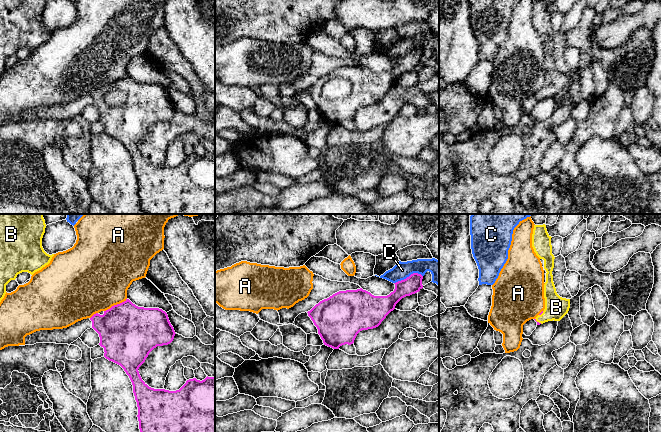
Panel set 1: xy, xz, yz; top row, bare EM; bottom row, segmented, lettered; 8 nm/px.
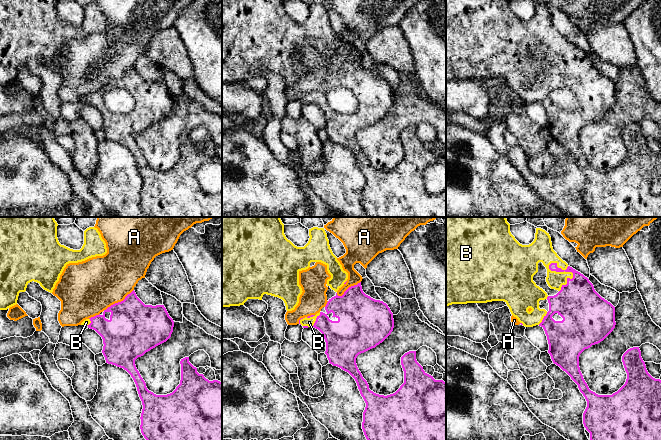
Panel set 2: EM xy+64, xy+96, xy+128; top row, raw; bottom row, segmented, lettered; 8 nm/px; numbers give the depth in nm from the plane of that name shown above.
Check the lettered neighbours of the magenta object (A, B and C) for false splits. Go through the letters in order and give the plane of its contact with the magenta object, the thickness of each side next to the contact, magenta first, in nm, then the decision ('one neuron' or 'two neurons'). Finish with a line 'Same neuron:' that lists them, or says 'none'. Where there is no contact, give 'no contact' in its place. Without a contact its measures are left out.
A: meets magenta in xy; 460 nm thick on the magenta side, 480 nm on the other; two neurons
B: meets magenta in yz; 20 nm thick on the magenta side, 190 nm on the other; one neuron
C: meets magenta in xz; 140 nm thick on the magenta side, 140 nm on the other; two neurons
Same neuron: B

